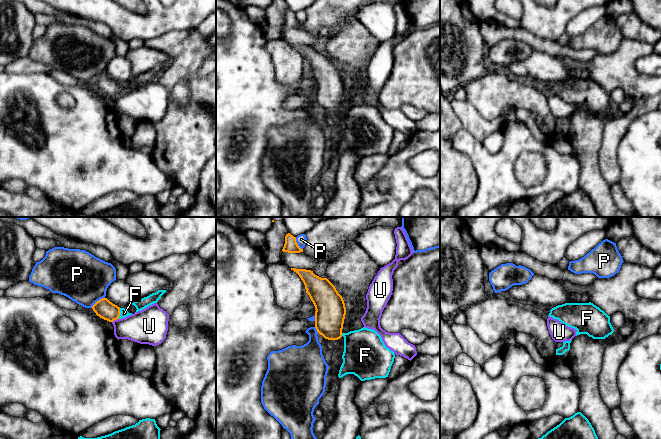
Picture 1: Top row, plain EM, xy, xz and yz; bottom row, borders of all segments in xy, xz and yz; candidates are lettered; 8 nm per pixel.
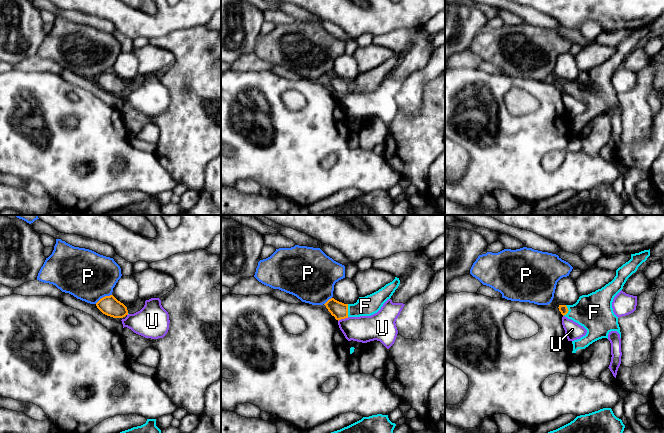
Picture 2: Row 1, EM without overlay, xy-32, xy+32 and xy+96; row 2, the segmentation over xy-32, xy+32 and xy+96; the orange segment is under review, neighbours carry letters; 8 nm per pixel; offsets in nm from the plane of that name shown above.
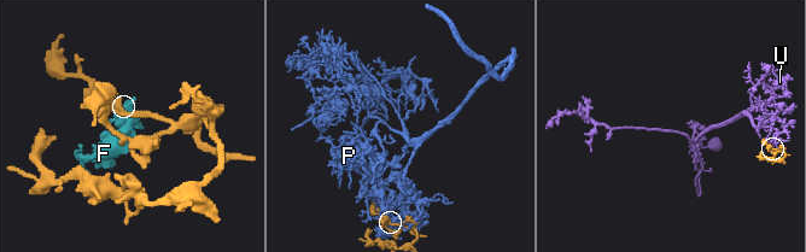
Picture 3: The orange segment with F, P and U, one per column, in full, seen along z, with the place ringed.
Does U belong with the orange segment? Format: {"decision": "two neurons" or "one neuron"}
{"decision": "two neurons"}

